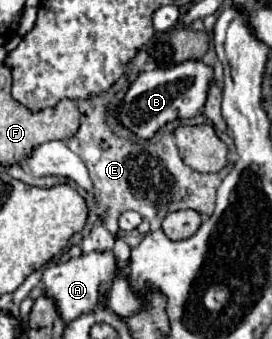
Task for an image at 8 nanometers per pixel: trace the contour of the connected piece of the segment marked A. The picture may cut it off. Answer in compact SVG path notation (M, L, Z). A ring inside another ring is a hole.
M92 251L88 255L82 253L76 259L68 259L66 263L54 263L46 267L42 281L46 287L46 295L56 301L60 317L64 319L64 323L70 323L76 317L84 313L92 313L106 305L112 283L118 277L116 271L118 271L118 261L114 251Z

